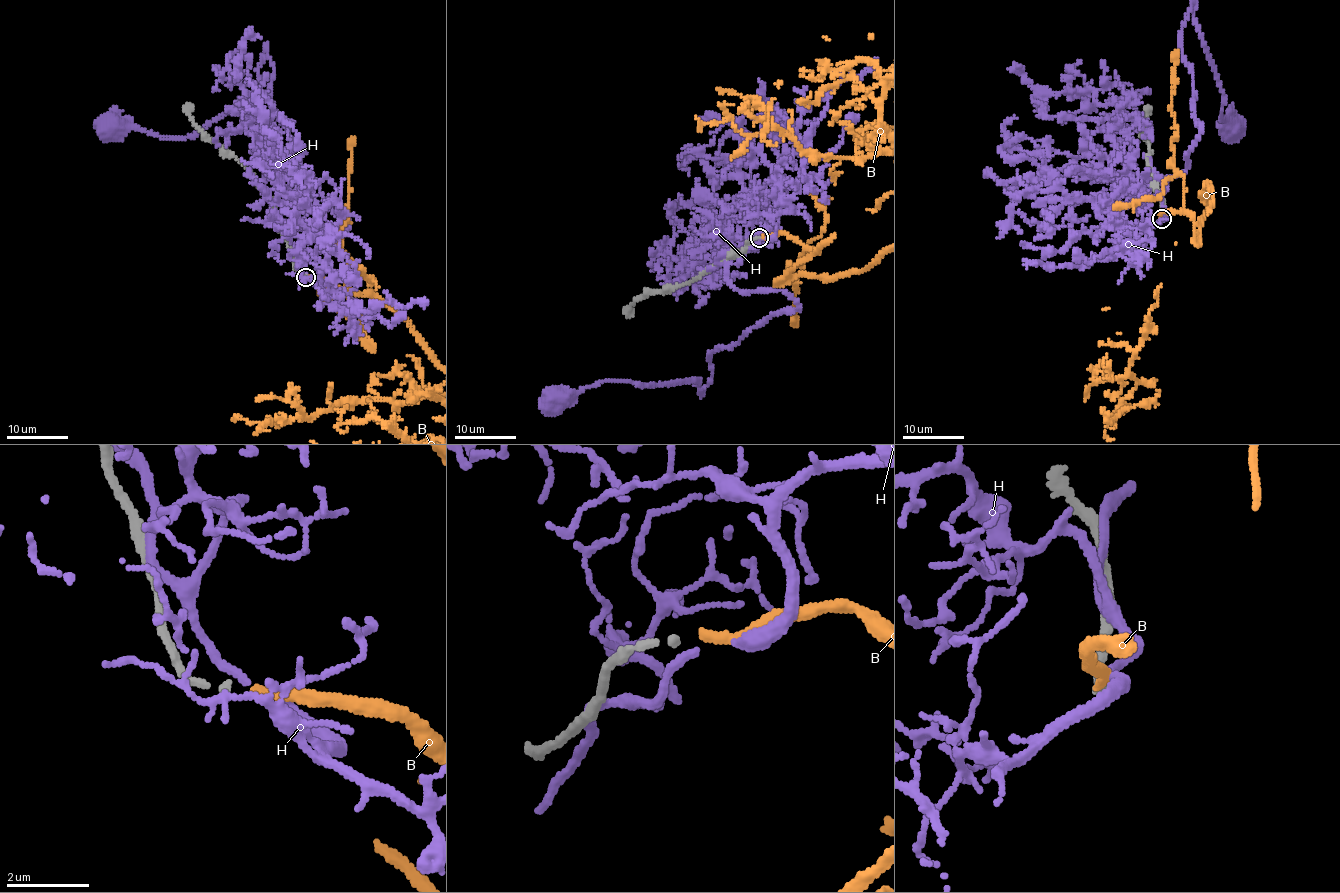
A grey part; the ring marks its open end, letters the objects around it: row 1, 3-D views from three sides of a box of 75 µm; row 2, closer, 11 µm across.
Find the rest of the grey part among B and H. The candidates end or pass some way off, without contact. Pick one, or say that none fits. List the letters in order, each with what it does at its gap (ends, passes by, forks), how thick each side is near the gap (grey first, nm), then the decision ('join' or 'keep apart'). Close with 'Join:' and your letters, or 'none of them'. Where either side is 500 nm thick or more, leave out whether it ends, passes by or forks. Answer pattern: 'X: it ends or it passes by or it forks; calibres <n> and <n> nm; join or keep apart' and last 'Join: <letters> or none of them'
B: it ends; calibres 150 and 240 nm; keep apart
H: it passes by; calibres 150 and 150 nm; keep apart
Join: none of them

